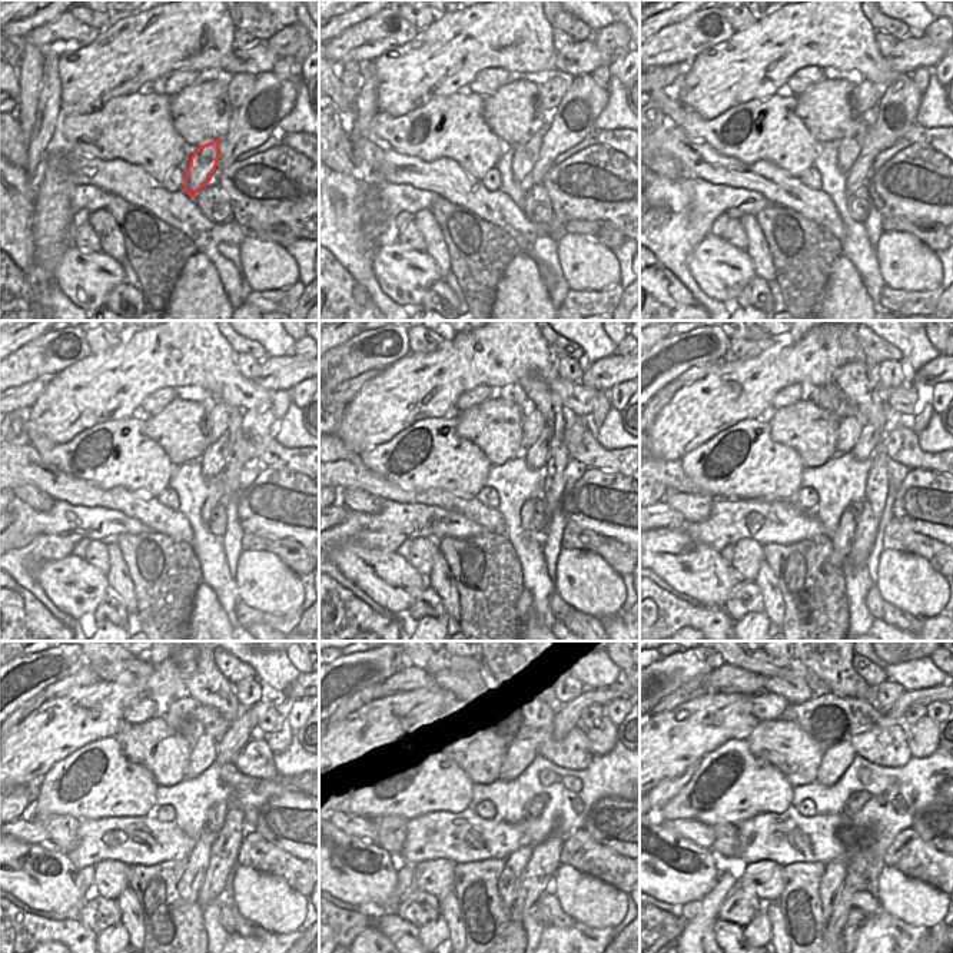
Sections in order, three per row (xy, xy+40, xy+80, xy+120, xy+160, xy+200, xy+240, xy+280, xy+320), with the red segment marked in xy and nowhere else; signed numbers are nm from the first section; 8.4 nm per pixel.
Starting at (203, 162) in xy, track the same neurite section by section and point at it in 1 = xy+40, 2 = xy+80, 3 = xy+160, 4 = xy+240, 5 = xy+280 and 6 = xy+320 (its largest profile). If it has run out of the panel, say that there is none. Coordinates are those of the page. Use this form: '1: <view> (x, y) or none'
1: xy+40 (527, 153)
2: xy+80 (849, 148)
3: xy+160 (547, 401)
4: xy+240 (242, 720)
5: xy+280 (567, 717)
6: xy+320 (915, 697)

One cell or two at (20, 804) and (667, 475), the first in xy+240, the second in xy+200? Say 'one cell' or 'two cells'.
two cells

